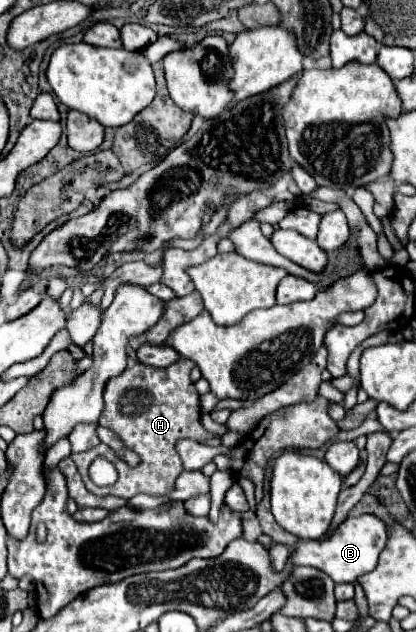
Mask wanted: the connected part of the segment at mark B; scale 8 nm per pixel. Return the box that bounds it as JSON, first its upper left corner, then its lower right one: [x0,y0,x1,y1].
[294,515,388,583]

